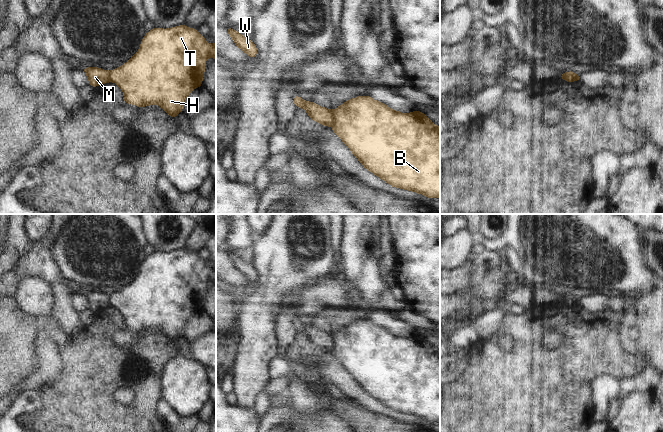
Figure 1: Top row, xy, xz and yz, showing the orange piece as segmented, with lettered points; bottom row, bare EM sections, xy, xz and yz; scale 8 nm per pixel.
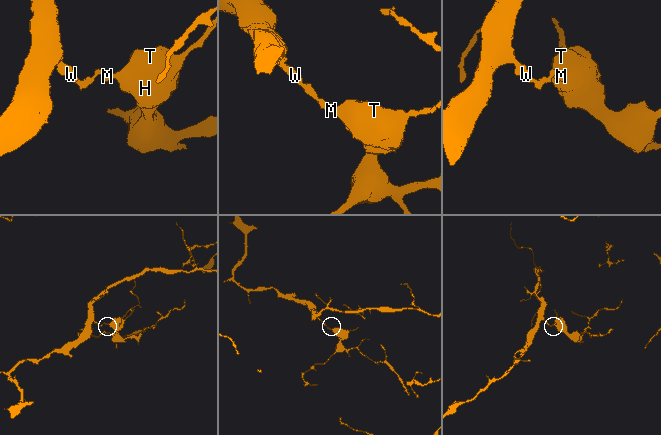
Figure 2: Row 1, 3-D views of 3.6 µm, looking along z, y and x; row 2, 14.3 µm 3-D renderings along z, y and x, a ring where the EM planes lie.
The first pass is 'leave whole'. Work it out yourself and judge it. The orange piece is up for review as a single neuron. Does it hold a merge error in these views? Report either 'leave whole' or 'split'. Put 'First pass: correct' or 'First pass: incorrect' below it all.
split
First pass: incorrect

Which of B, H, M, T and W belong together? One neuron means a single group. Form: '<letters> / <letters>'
B H T / M W

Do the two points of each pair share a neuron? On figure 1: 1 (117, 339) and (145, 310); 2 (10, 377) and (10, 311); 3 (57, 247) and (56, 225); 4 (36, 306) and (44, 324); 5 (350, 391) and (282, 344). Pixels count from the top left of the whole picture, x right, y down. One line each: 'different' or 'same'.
1: same
2: same
3: different
4: different
5: different

